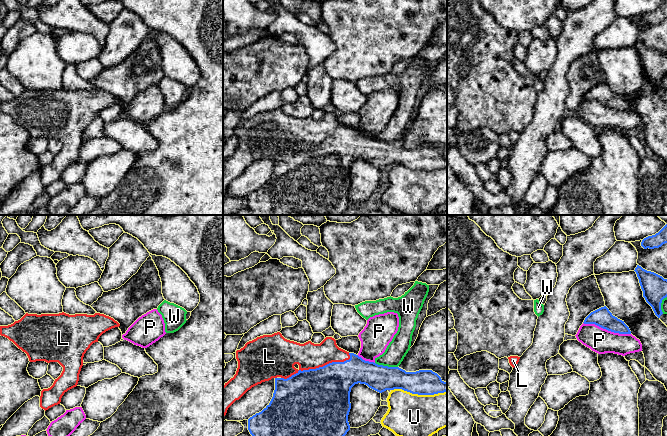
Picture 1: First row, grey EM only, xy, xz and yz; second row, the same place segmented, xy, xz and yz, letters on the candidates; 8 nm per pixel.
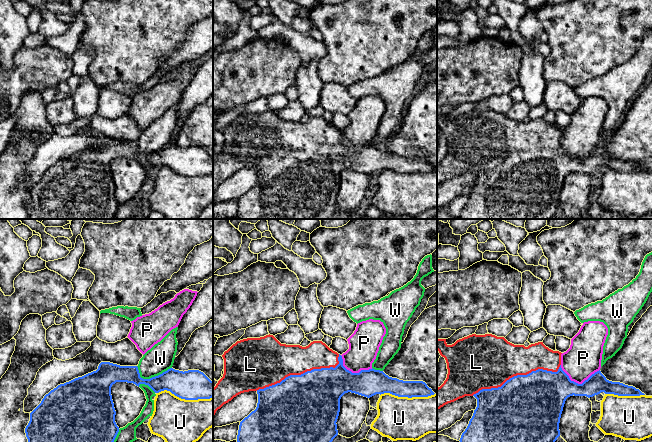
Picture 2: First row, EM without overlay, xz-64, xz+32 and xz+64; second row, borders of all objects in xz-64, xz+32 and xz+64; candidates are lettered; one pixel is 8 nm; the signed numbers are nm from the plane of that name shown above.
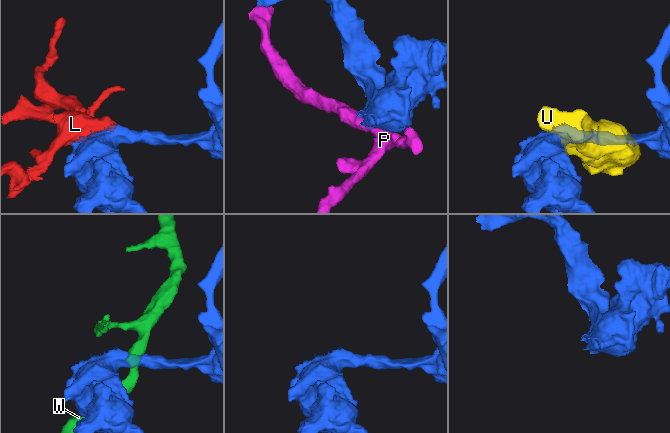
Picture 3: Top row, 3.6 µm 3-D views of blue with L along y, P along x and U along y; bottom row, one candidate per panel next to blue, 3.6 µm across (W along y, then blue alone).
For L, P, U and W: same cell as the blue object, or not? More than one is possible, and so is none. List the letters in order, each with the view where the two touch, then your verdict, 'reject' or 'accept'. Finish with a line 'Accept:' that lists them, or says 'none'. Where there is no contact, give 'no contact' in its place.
L: contact in xz; accept
P: contact in yz; reject
U: contact in xz; reject
W: contact in xz; reject
Accept: L

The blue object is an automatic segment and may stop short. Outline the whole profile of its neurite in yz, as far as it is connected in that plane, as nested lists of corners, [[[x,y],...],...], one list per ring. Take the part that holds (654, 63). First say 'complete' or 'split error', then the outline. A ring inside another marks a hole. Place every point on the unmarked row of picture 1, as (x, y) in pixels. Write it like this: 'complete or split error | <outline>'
complete | [[[637,41],[634,47],[639,55],[643,73],[652,83],[655,91],[660,94],[663,90],[661,79],[667,73],[667,55],[654,48],[647,47],[639,41]]]

